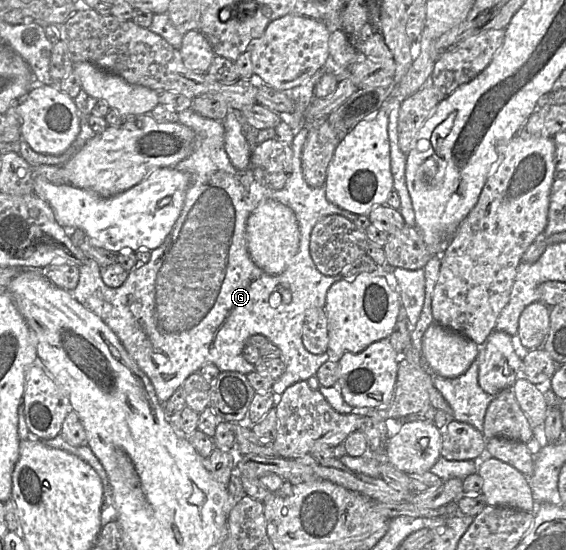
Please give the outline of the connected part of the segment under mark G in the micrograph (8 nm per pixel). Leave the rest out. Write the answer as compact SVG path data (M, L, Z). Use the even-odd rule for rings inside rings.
M188 109L178 113L178 122L191 128L194 131L195 146L189 157L172 166L173 168L186 173L189 177L189 186L185 194L184 205L172 231L159 247L150 251L151 256L149 261L145 264L138 264L137 267L135 267L132 271L129 272L126 280L119 287L108 287L101 278L100 267L97 262L95 262L94 260L86 260L84 264L78 267L79 281L77 286L74 290L71 291L71 293L73 297L83 307L99 316L103 320L103 322L116 334L116 336L119 338L120 342L127 350L133 361L151 381L155 390L155 394L160 403L166 402L174 393L174 391L183 384L185 379L190 374L198 371L199 368L204 364L213 363L221 372L236 371L246 375L252 371L255 371L254 365L249 363L242 354L242 350L246 345L246 340L254 334L264 335L269 339L270 342L275 344L280 349L280 358L284 362L284 372L282 373L280 378L273 383L271 390L273 393L281 395L292 384L299 381L306 381L308 378L315 376L321 365L329 360L329 355L327 354L327 352L323 354L312 354L304 347L302 342L302 328L307 311L313 308L324 308L326 304L326 295L328 289L335 282L342 280L343 275L343 271L341 271L341 273L335 276L326 276L320 273L319 270L316 268L309 251L310 235L313 227L323 217L337 214L344 216L345 218L353 222L358 229L365 232L366 229L371 225L370 220L368 219L368 216L351 213L329 202L325 196L326 186L311 187L306 183L302 173L301 155L303 145L307 139L308 129L302 128L293 137L293 141L290 145L292 150L292 172L285 186L280 190L271 190L262 186L259 182L256 181L250 168L246 170L238 170L231 164L229 157L225 151L225 129L222 121L203 117L192 109ZM268 199L279 201L280 203L291 208L297 218L299 226L298 250L287 268L278 275L267 274L265 271L259 268L252 260L248 251L247 244L247 220L251 213L259 205L259 203Z

